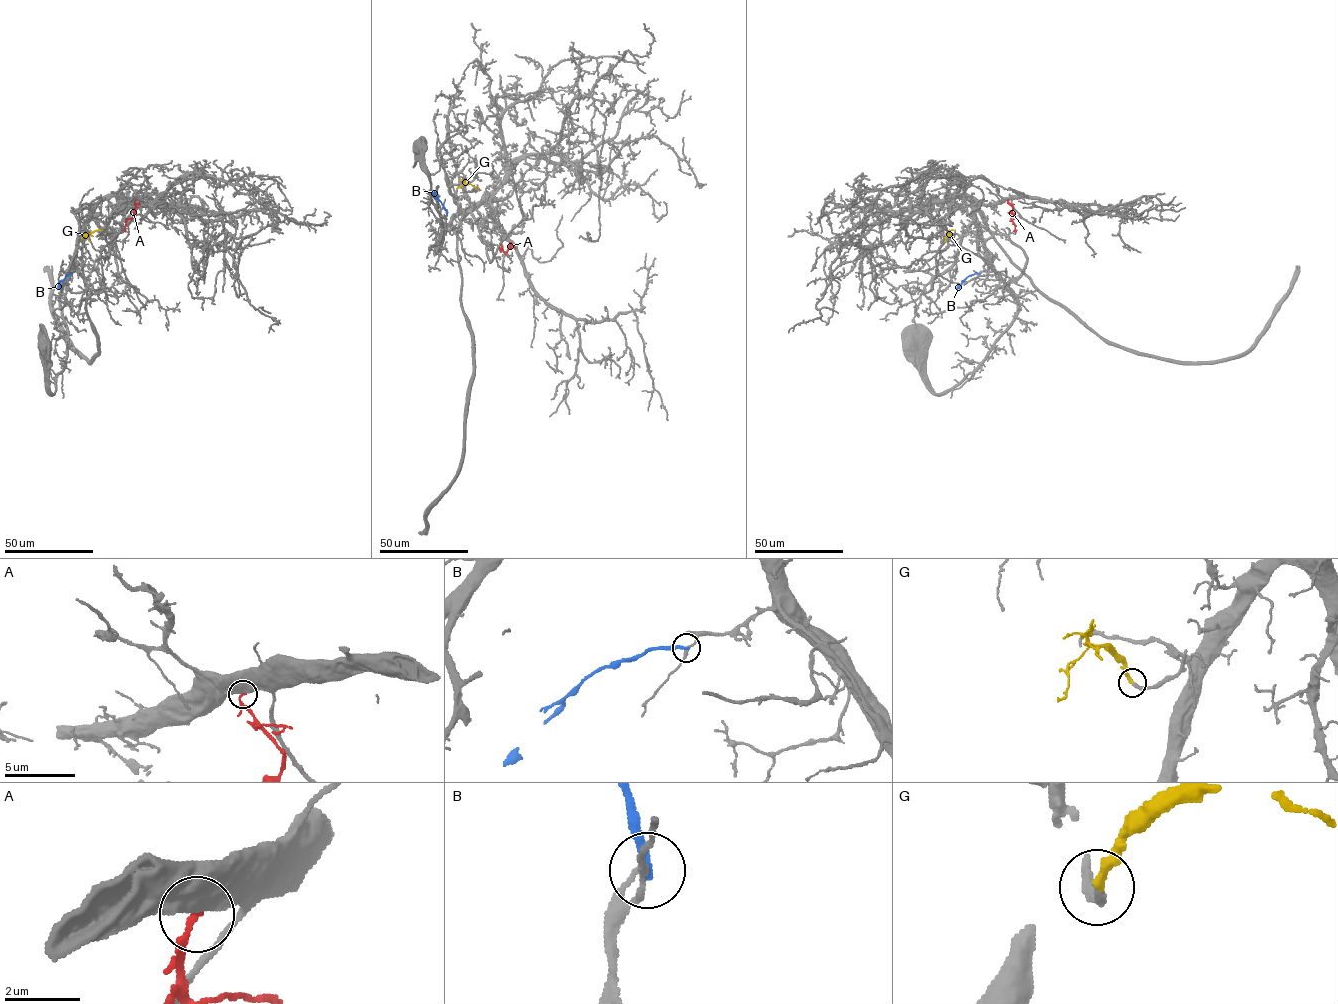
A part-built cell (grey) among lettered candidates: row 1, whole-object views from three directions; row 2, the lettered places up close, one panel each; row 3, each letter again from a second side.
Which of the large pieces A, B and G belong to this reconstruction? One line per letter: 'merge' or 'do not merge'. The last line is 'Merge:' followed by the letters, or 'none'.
A: do not merge
B: do not merge
G: merge
Merge: G

